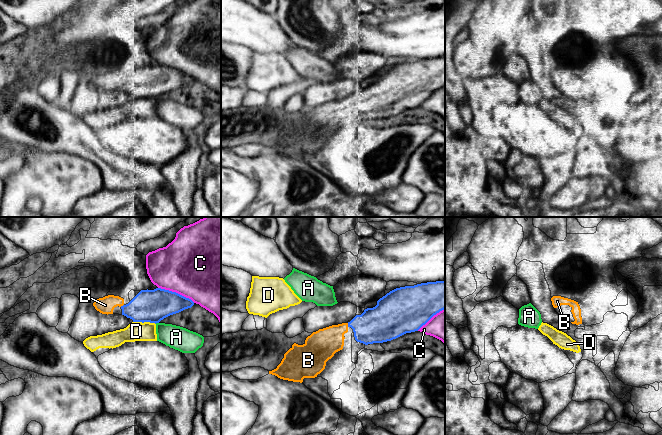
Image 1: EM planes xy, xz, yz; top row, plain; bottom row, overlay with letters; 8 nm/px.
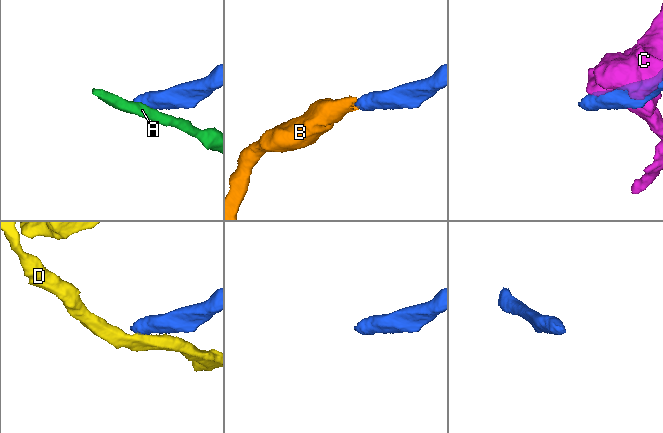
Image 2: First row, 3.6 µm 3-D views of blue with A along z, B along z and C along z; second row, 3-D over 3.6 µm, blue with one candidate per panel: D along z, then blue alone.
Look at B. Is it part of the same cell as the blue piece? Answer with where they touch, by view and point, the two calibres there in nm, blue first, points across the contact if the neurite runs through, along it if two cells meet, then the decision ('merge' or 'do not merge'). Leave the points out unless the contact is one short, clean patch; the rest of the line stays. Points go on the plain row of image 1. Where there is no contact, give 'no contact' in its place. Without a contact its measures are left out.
xz (348, 101) | 300/240 nm | merge

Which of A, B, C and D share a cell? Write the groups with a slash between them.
A / B / C / D

